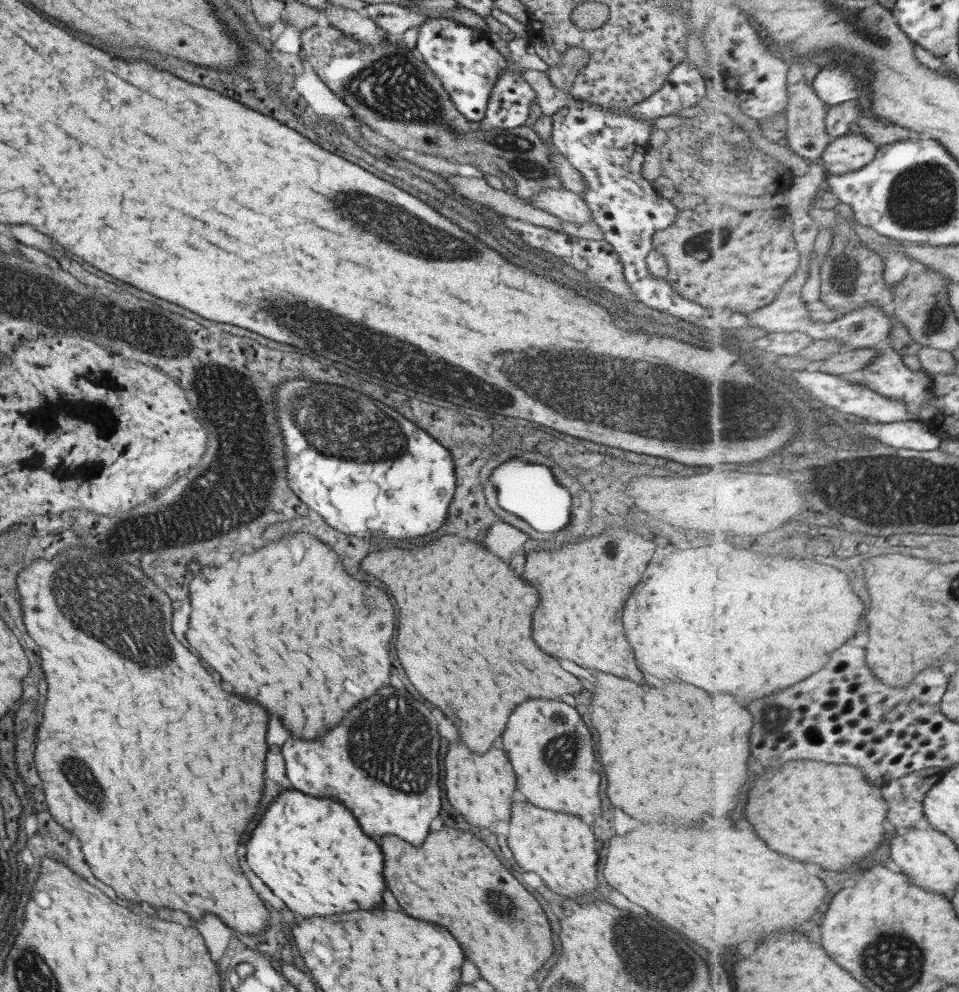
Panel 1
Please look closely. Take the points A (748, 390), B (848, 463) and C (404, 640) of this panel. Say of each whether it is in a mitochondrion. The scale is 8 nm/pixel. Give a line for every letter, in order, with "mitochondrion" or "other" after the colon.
A: mitochondrion
B: mitochondrion
C: other

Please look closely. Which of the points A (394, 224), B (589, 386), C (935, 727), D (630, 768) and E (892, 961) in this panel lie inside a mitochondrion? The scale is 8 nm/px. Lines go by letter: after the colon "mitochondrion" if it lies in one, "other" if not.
A: mitochondrion
B: mitochondrion
C: other
D: other
E: mitochondrion

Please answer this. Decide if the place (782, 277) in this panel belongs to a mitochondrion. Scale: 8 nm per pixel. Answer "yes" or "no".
no

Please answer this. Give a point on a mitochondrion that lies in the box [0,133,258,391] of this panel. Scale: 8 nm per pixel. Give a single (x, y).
(160, 341)

